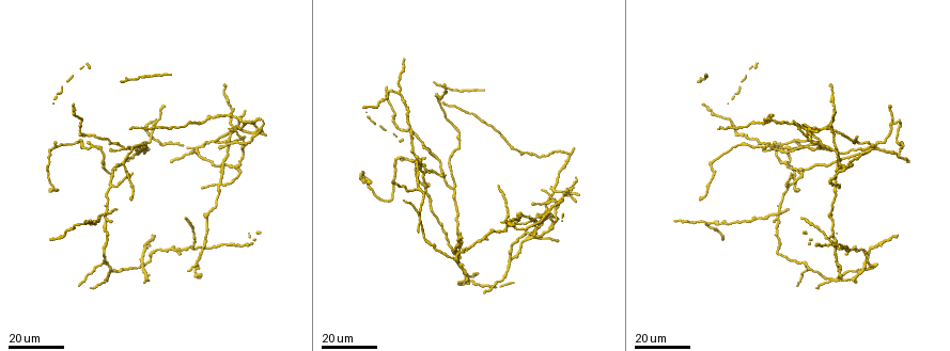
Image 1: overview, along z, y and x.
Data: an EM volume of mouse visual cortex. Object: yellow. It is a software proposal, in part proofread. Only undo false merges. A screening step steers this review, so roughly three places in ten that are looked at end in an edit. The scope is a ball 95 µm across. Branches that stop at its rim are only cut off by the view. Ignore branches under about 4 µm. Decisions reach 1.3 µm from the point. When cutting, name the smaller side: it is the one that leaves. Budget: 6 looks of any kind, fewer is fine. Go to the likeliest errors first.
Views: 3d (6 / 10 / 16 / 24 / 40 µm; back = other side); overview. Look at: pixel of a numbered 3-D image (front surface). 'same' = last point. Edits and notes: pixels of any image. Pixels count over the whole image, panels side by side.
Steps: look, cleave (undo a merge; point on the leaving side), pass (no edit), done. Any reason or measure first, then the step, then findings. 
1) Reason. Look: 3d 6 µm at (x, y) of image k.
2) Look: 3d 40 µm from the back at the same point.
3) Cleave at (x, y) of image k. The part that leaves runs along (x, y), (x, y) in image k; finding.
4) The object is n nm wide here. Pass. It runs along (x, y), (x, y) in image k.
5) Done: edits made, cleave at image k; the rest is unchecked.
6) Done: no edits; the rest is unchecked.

Four arms meet. Look: 3d 24 µm at (553, 188) of image 1.

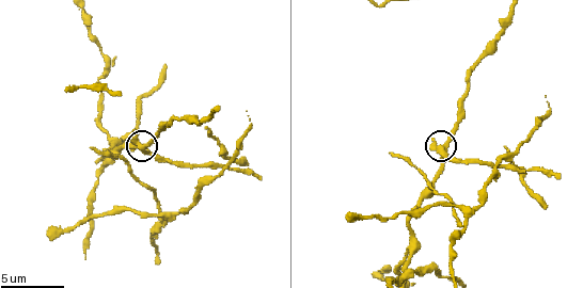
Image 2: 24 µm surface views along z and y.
Look: 3d 6 µm at (445, 158) of image 2.

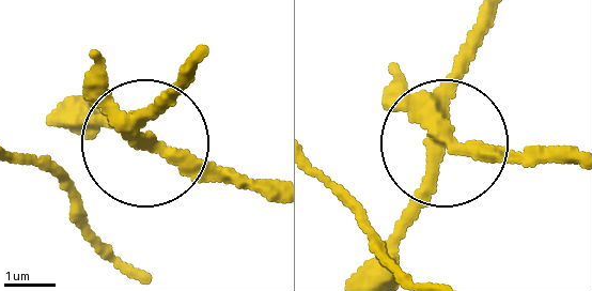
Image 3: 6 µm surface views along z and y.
Look: 3d 6 µm from the back at (148, 142) of image 3.

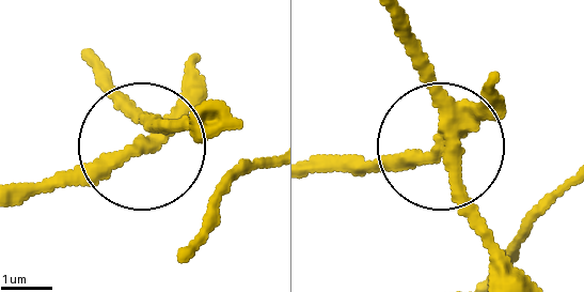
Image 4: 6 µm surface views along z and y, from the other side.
The object is 290 nm wide here. Cleave at (114, 159) of image 4. The part that leaves runs along (457, 119), (410, 153), (309, 165) in image 4; a second cell is stuck on.

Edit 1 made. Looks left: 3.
Redraw. Look: overview.

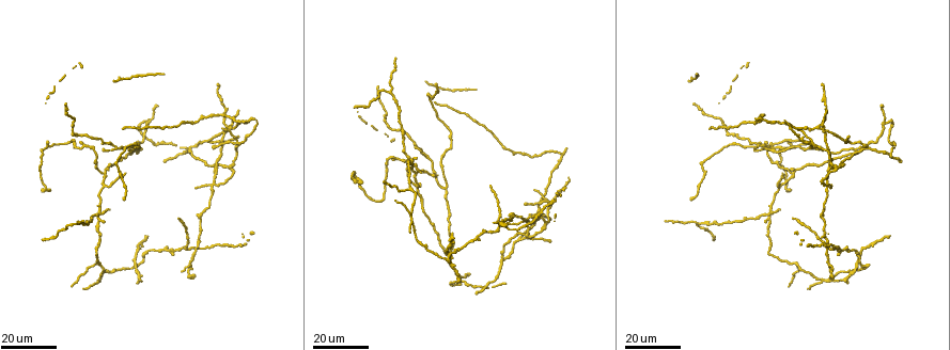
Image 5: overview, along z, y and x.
Three-way junction. Look: 3d 24 µm at (104, 172) of image 5.

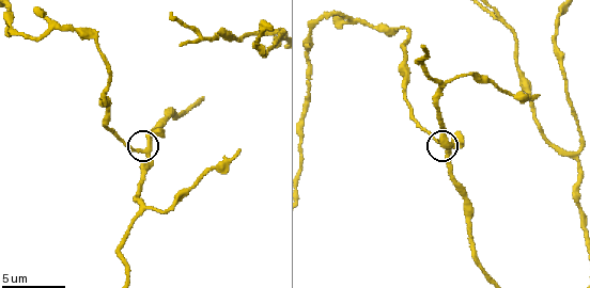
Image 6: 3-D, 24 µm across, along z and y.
Look: 3d 10 µm at (141, 152) of image 6.

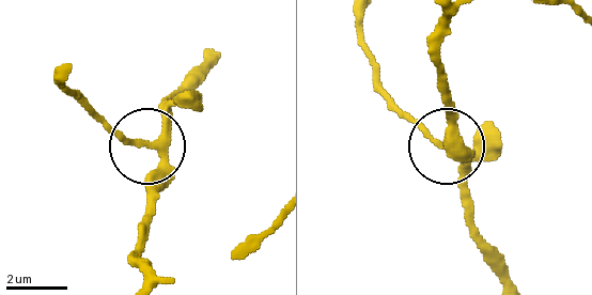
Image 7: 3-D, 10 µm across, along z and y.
Pass. Continuous, no second cell.

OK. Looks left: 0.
Done: edits made, cleave at image 4; the rest is unchecked.

